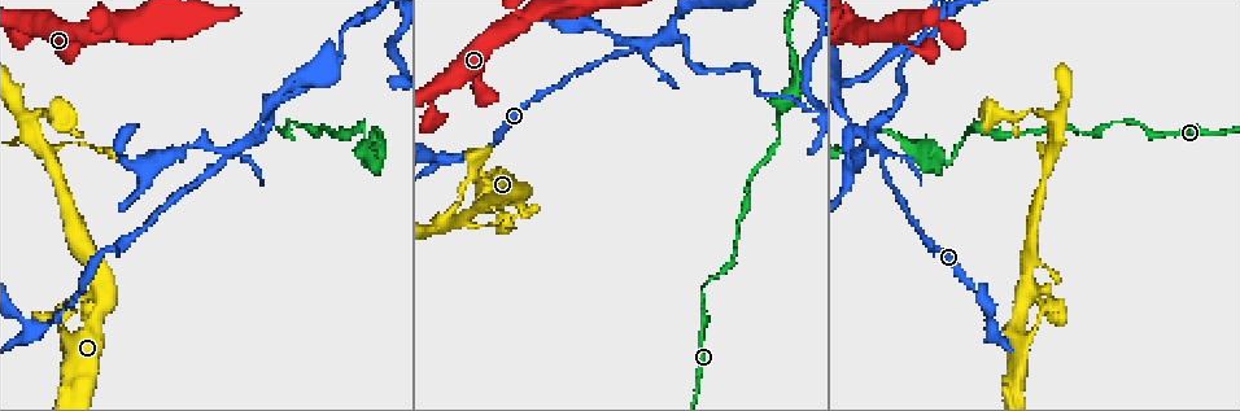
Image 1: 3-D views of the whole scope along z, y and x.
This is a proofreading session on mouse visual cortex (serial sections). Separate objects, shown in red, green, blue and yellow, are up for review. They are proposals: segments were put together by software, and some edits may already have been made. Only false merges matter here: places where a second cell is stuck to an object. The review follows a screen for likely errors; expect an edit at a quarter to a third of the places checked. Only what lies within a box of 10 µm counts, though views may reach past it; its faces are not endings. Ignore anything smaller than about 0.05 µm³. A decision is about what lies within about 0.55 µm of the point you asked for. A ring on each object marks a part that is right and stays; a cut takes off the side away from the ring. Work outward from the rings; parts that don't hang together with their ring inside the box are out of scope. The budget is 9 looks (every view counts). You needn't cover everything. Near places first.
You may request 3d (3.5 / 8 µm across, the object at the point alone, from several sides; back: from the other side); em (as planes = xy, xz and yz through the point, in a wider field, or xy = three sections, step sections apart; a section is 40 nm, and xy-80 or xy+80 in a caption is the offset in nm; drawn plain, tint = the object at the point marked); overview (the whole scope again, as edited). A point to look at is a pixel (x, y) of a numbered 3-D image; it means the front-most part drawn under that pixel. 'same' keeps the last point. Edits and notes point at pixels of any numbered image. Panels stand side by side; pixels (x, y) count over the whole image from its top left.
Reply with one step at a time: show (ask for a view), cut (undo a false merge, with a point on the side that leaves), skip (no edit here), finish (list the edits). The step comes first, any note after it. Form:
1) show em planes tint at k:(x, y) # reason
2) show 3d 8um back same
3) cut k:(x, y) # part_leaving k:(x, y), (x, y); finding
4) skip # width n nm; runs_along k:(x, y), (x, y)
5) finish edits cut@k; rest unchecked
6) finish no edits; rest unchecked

show 3d 3.5um at 1:(992, 328) # branch point

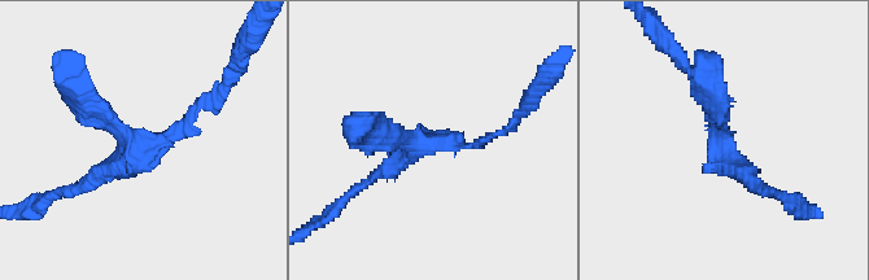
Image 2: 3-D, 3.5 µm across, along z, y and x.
show em xy step 1 tint at 2:(428, 145) # arms 3; arm_widths 100, 200, 300 nm

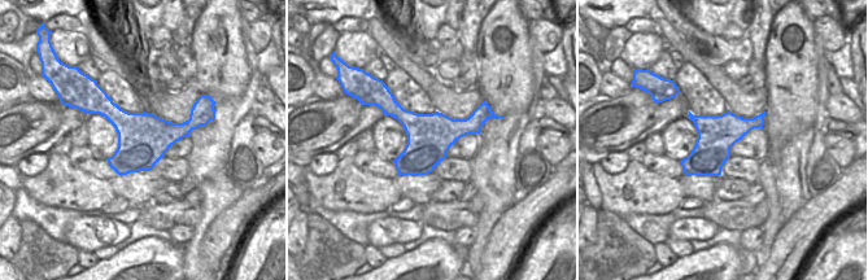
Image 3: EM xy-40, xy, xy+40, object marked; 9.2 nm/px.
skip # runs_along 2:(200, 103), (171, 143), (136, 143), (73, 87); continuous, no second cell

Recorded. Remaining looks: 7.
show 3d 3.5um at 1:(1042, 310)

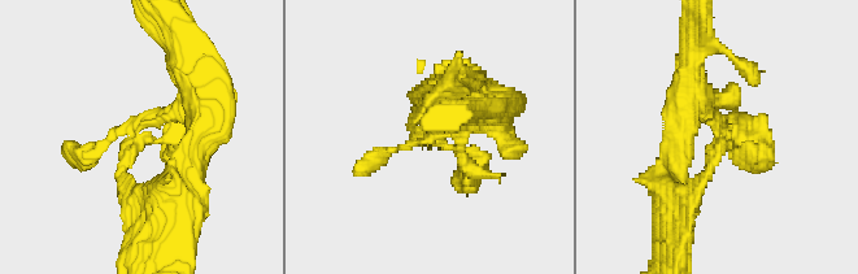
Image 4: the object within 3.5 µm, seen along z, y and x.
show em planes tint at 4:(724, 139)

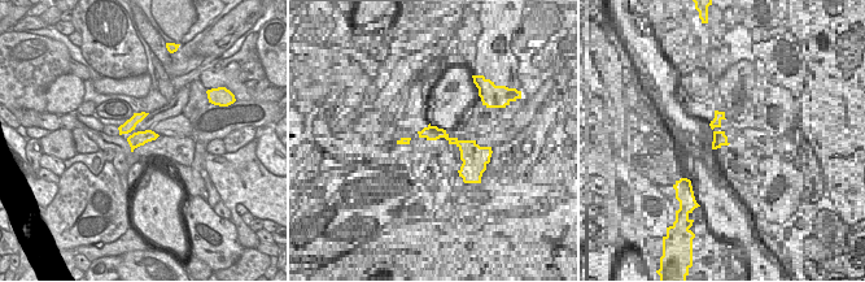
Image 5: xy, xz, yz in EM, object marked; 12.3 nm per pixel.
skip # runs_along 4:(416, 112), (479, 165); continuous, no second cell

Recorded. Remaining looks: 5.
show 3d 3.5um at 1:(473, 177) # thick turns thin

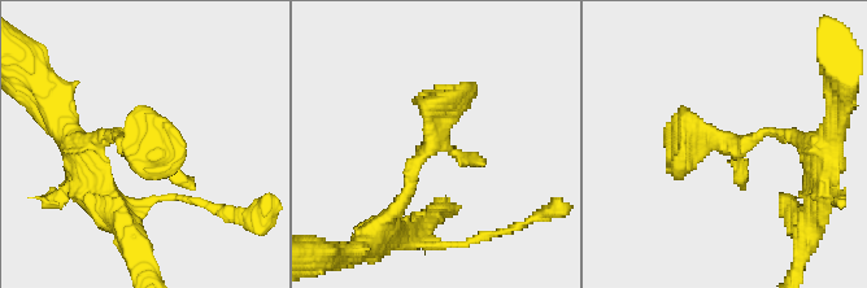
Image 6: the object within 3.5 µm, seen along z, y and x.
show em xy step 5 tint at 6:(722, 140) # now the EM

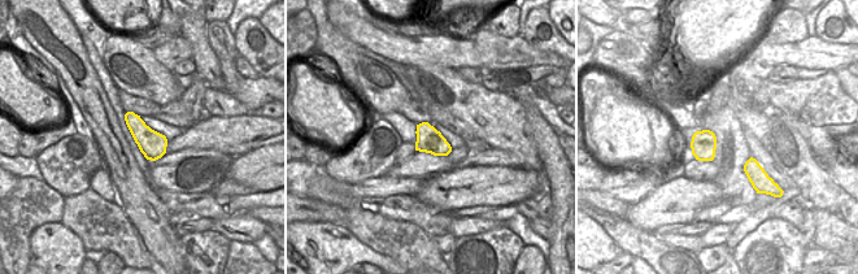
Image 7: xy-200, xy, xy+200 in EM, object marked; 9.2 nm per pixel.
skip # runs_along 6:(392, 213), (444, 110), (473, 94); all the same cell

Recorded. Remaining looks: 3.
show 3d 3.5um back at 1:(228, 153) # three arms meet

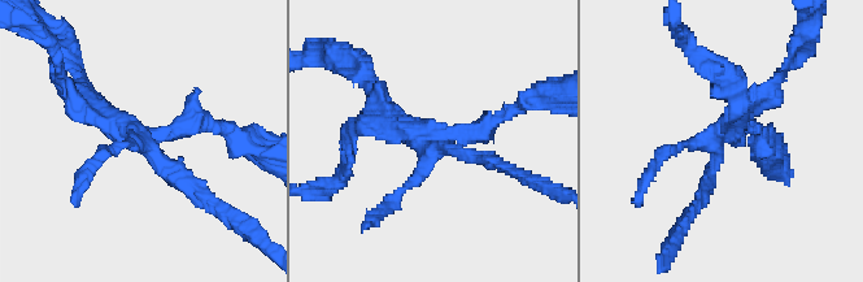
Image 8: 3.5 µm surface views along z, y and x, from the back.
show em xy step 1 tint at 8:(138, 140)

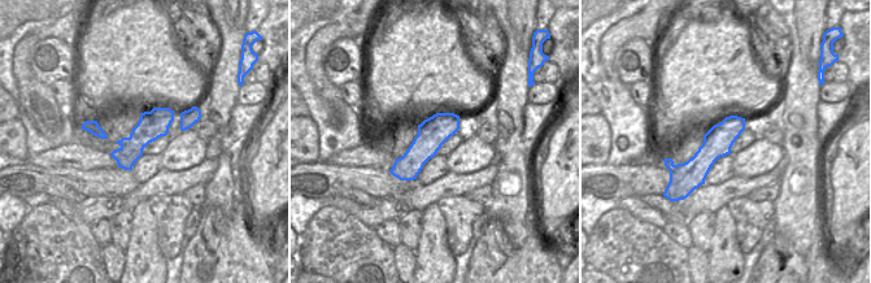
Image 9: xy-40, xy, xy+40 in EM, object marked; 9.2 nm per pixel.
cut 8:(718, 73) # part_leaving 8:(731, 130), (739, 90), (698, 57); a second cell is stuck on

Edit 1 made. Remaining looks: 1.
finish edits cut@8; rest unchecked

